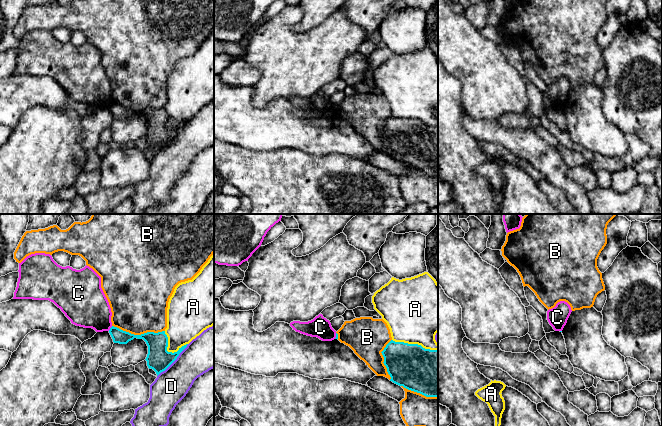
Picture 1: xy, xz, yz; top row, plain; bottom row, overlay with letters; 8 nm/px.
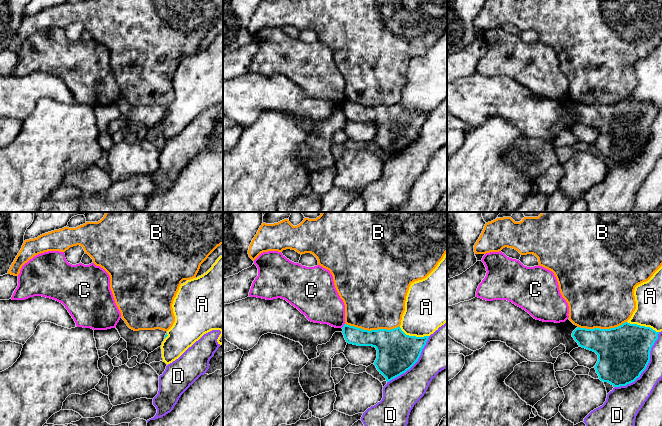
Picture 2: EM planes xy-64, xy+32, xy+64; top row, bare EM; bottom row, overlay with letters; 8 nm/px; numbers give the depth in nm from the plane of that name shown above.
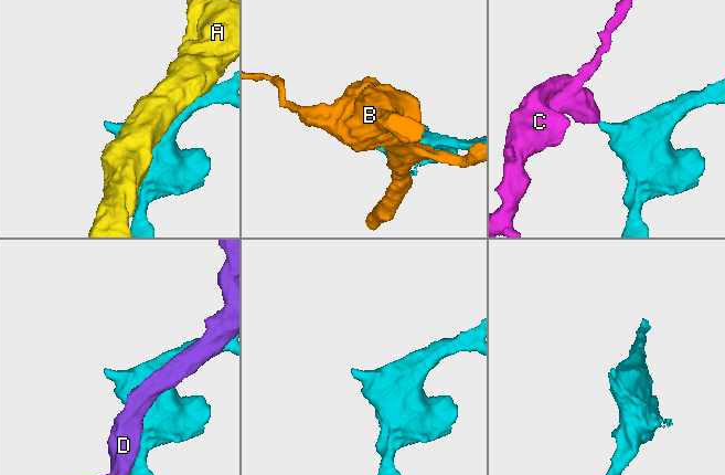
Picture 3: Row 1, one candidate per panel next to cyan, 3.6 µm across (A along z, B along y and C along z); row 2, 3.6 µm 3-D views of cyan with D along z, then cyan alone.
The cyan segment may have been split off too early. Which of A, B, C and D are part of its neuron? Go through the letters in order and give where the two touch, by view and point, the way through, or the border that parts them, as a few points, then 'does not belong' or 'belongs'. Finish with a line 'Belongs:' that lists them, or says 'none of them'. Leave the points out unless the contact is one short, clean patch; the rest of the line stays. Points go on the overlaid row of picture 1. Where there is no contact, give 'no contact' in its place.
A: xz (415, 344) | does not belong
B: xy (138, 335) | does not belong
C: xy (110, 328) | along xy (112, 326), (108, 330) | does not belong
D: xy (173, 361) | does not belong
Belongs: none of them

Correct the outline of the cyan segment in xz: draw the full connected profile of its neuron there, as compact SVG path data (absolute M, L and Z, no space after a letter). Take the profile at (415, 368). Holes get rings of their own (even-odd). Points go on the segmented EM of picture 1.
M391 340L381 353L390 381L426 397L438 397L438 350Z

